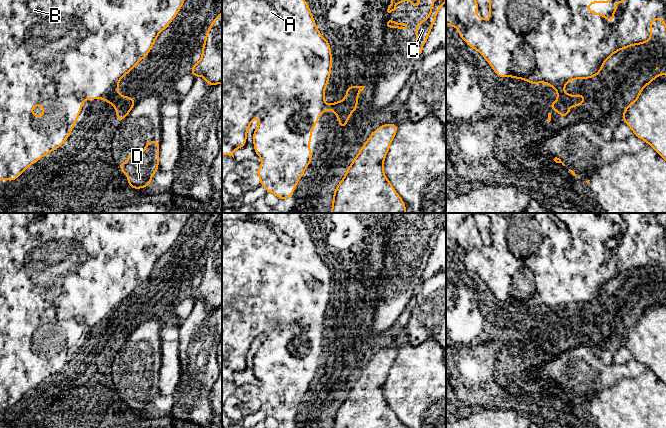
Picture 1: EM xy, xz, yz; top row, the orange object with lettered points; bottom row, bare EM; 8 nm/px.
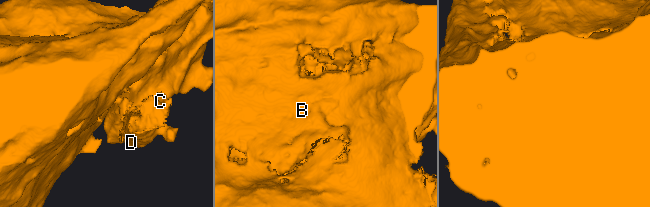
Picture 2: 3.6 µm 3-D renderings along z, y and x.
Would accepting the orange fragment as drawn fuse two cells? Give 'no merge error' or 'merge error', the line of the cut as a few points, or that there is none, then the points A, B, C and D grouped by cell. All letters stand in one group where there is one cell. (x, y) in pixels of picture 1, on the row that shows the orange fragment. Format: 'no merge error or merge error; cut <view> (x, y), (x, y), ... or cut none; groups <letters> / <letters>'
merge error; cut xz (328, 105), (331, 108), (347, 106), (351, 112); groups A B / C D

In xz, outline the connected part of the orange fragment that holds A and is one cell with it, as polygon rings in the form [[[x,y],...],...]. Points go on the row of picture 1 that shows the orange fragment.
[[[222,0],[222,155],[231,155],[234,158],[233,152],[235,149],[242,148],[246,145],[246,133],[248,127],[253,118],[258,116],[260,118],[260,123],[256,128],[253,140],[254,140],[254,151],[262,159],[261,167],[255,171],[255,173],[260,178],[260,185],[262,185],[267,192],[275,194],[279,200],[280,199],[289,199],[291,198],[294,188],[298,184],[298,180],[302,178],[305,169],[308,167],[312,160],[312,153],[310,151],[310,141],[311,135],[313,133],[312,129],[315,125],[318,124],[318,116],[325,111],[331,109],[329,106],[325,106],[324,93],[326,85],[329,81],[331,74],[331,65],[332,65],[332,56],[331,56],[331,47],[330,43],[324,39],[316,27],[313,15],[310,11],[310,8],[305,0]]]

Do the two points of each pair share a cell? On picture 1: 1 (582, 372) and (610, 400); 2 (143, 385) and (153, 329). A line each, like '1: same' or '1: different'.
1: different
2: same

